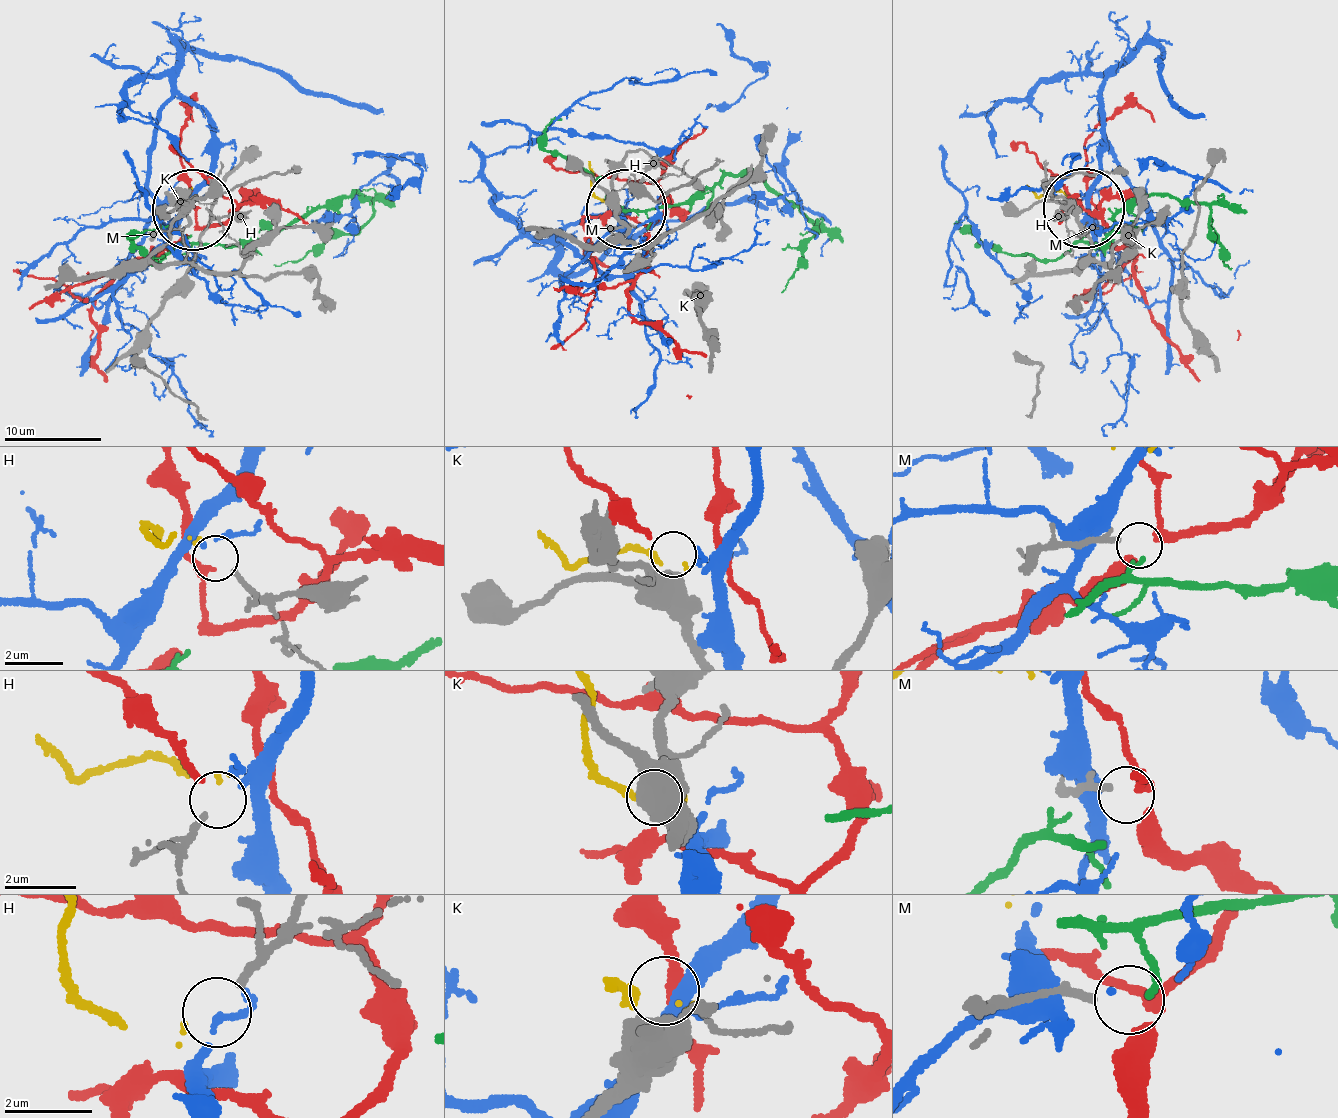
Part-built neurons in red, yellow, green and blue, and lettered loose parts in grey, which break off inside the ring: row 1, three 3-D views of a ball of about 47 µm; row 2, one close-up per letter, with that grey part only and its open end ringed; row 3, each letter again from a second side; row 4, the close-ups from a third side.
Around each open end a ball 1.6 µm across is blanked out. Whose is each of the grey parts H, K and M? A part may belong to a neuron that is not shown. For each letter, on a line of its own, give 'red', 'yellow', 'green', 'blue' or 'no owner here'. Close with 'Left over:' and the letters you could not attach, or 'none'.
H: blue
K: yellow
M: no owner here
Left over: M

